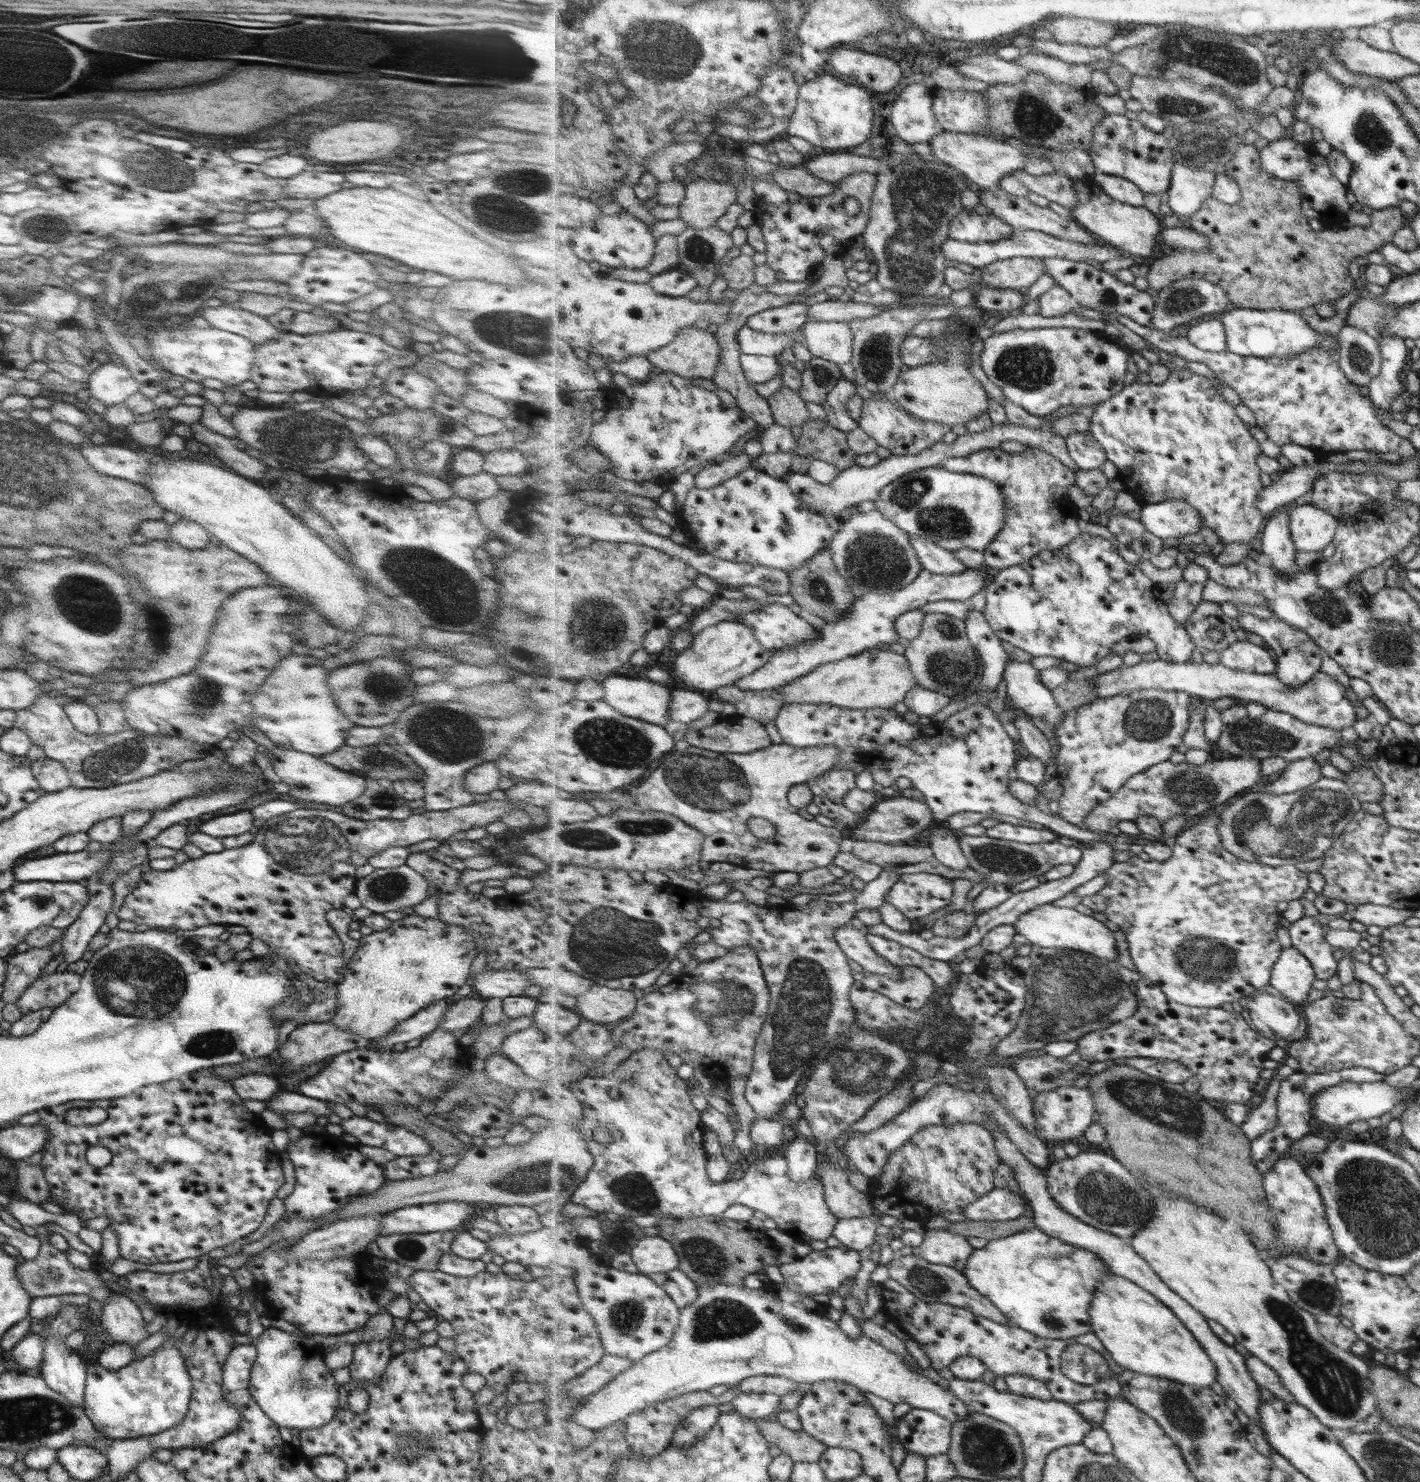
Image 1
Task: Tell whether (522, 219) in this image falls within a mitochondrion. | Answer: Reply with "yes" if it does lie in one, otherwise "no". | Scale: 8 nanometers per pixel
yes

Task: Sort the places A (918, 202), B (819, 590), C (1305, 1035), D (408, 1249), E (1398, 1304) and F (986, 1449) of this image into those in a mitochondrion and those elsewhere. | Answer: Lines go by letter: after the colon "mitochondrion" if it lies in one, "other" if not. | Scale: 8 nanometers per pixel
A: mitochondrion
B: mitochondrion
C: other
D: mitochondrion
E: other
F: mitochondrion

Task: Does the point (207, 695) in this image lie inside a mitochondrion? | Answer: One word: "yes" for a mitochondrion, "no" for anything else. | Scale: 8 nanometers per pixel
yes

